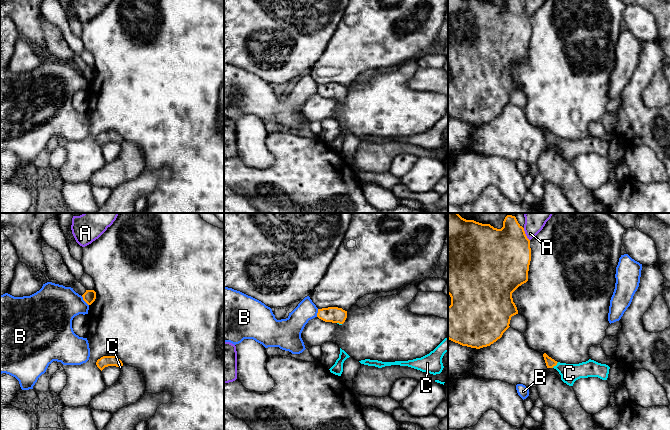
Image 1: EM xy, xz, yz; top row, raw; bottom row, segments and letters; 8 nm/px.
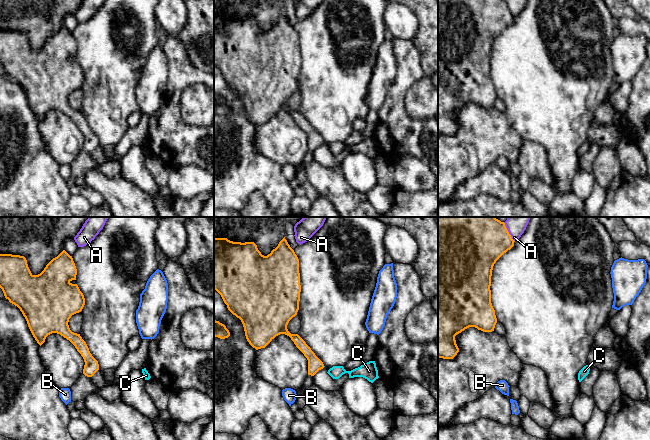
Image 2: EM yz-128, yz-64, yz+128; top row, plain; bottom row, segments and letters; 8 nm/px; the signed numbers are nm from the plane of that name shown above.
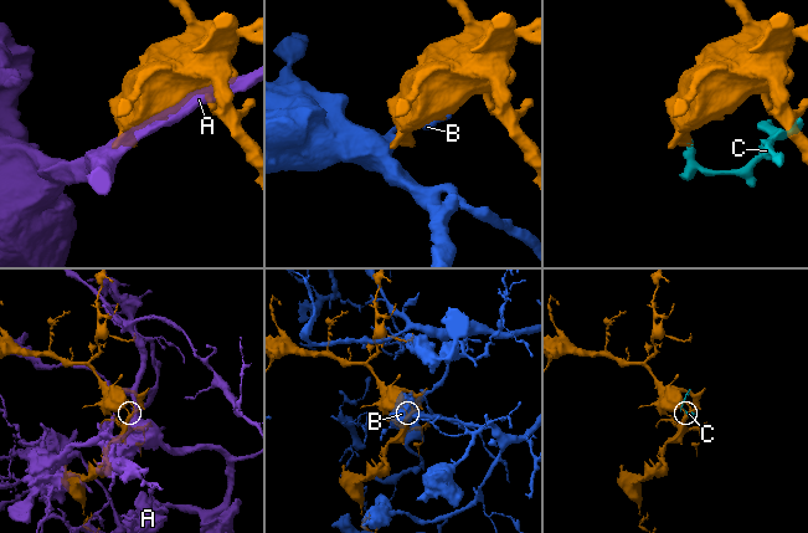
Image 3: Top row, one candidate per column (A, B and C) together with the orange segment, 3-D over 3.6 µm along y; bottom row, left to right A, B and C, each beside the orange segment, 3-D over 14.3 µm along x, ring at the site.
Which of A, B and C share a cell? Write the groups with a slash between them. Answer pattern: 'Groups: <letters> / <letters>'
Groups: A / B / C

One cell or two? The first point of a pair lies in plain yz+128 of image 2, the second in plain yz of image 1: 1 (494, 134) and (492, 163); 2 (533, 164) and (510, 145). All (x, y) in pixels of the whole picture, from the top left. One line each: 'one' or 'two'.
1: two
2: two

